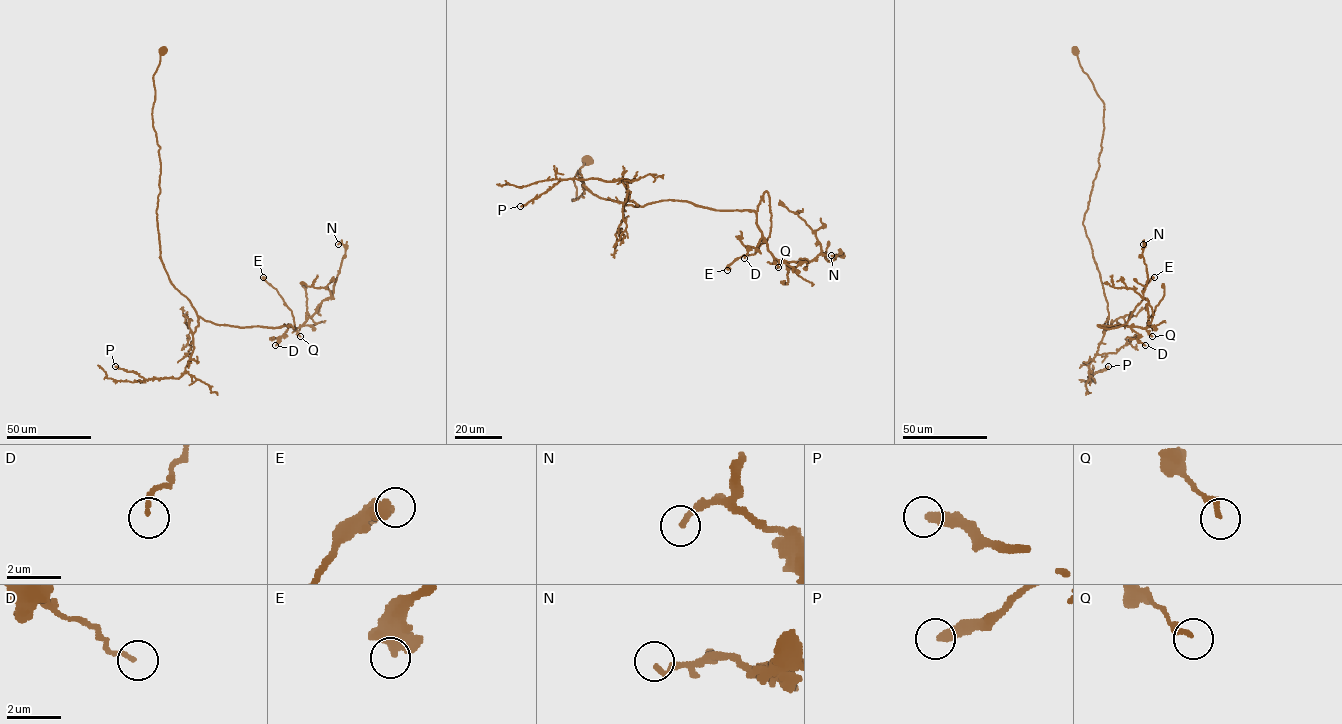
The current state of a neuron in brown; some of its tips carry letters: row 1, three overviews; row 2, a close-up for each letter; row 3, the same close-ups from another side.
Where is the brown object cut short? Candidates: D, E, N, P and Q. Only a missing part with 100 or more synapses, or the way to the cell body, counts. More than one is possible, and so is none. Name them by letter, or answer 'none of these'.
none of these

